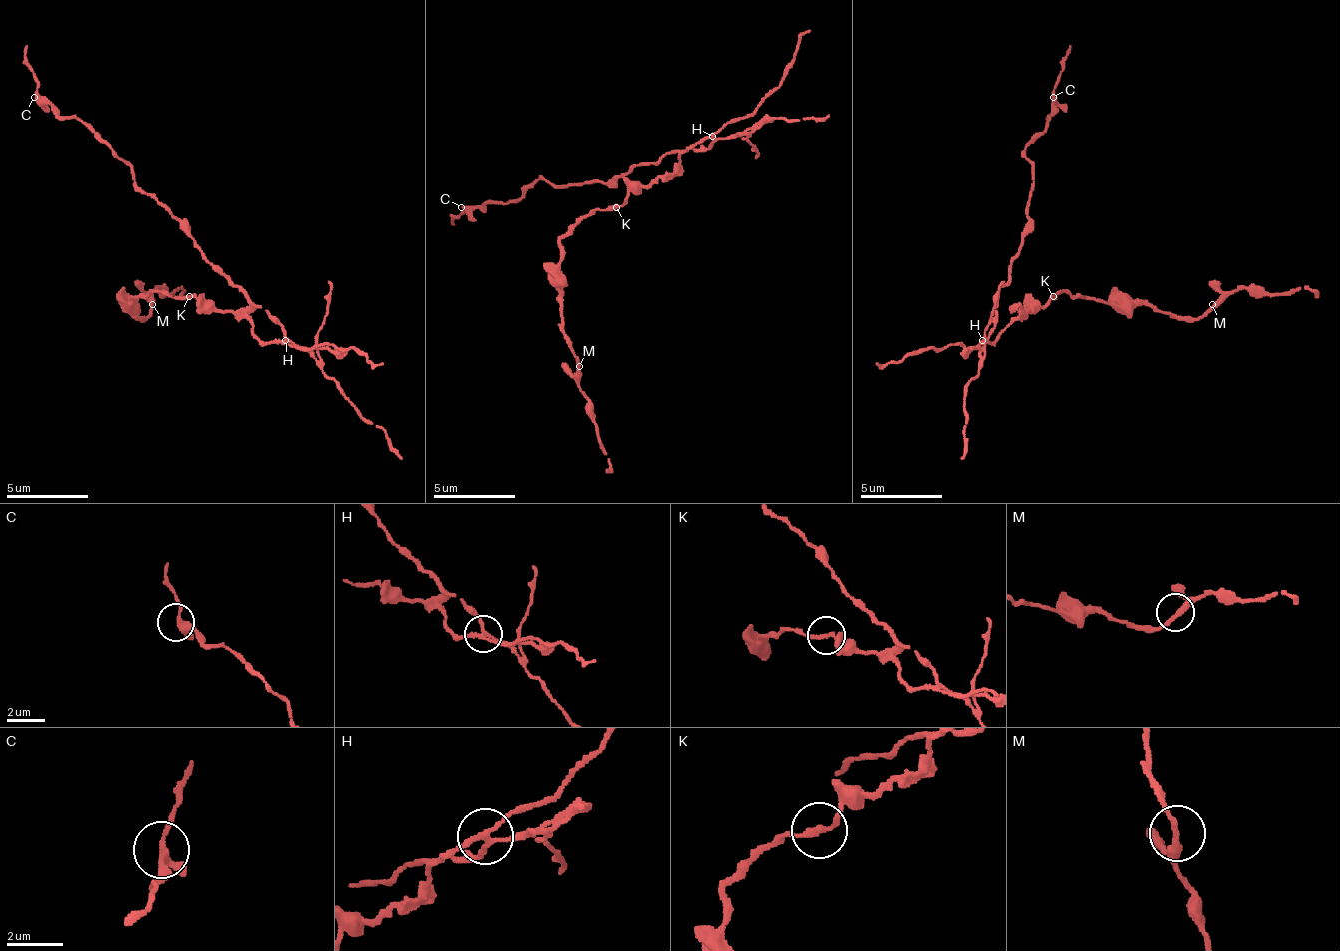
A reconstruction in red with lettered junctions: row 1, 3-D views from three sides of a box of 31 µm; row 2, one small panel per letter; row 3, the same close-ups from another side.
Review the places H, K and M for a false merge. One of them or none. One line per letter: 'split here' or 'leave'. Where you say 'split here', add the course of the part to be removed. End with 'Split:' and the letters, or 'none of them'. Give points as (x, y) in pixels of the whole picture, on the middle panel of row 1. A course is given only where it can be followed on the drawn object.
H: split here; foreign part runs (713, 137), (705, 150), (673, 150), (603, 182), (563, 186), (538, 178), (518, 199), (465, 207), (453, 223)
K: leave
M: leave
Split: H

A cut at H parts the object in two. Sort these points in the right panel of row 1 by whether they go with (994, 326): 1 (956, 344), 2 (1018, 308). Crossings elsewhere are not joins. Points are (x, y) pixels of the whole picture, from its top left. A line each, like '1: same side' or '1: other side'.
1: other side
2: other side

